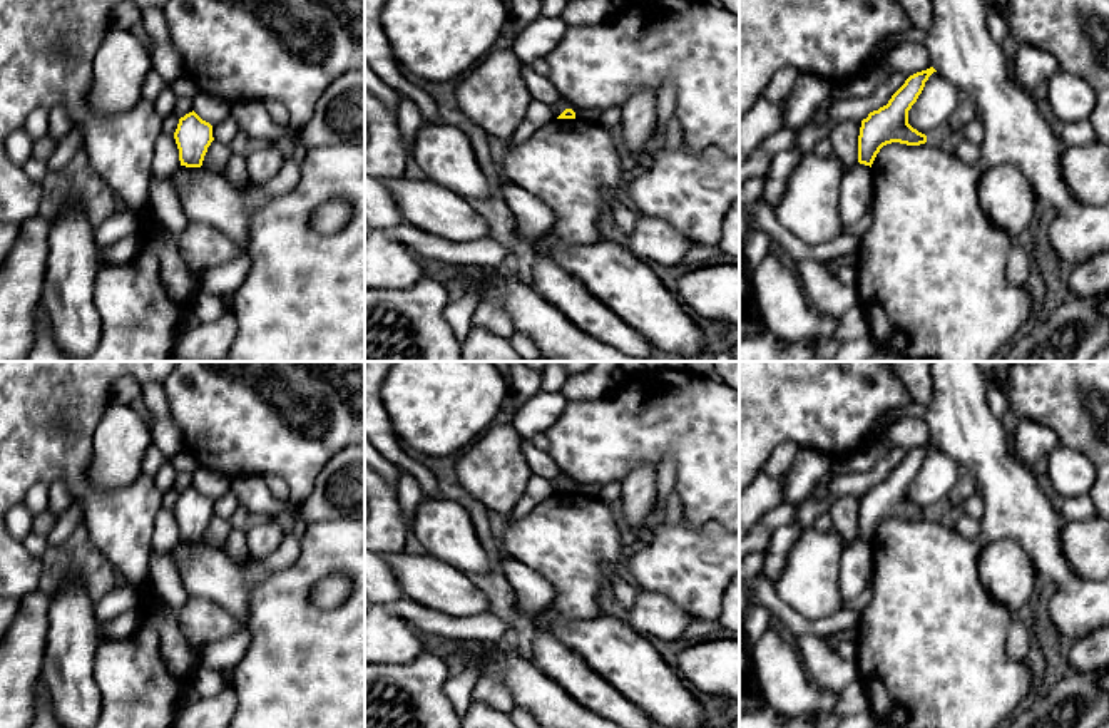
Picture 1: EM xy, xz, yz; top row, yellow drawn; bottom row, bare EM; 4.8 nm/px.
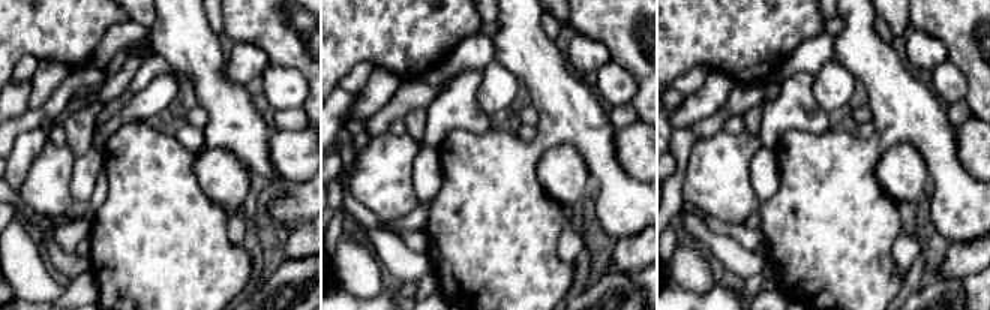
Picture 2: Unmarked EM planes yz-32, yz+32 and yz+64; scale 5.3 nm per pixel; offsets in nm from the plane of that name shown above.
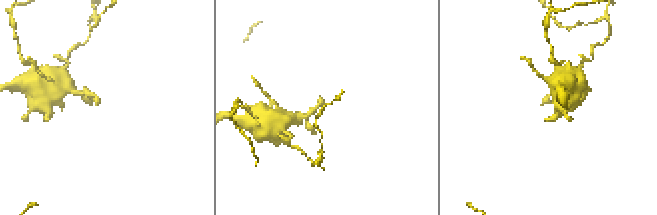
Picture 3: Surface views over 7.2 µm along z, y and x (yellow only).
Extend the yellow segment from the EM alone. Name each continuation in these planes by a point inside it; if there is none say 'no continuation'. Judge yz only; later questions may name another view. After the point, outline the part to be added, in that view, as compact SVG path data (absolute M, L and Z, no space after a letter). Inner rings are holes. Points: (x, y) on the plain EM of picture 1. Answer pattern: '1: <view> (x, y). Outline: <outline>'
no continuation

